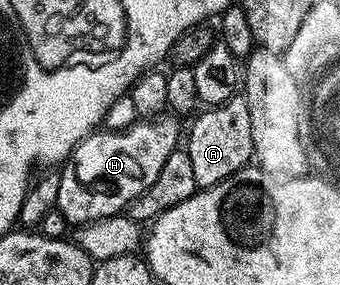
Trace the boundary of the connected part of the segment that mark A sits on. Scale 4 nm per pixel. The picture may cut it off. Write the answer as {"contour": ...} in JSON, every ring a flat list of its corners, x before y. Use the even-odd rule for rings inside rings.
{"contour":[[244,94,232,95,223,105,205,107,202,115,187,127,183,149,191,157,198,188,219,185,239,169,250,166,254,158,251,141,251,109,247,109]]}

